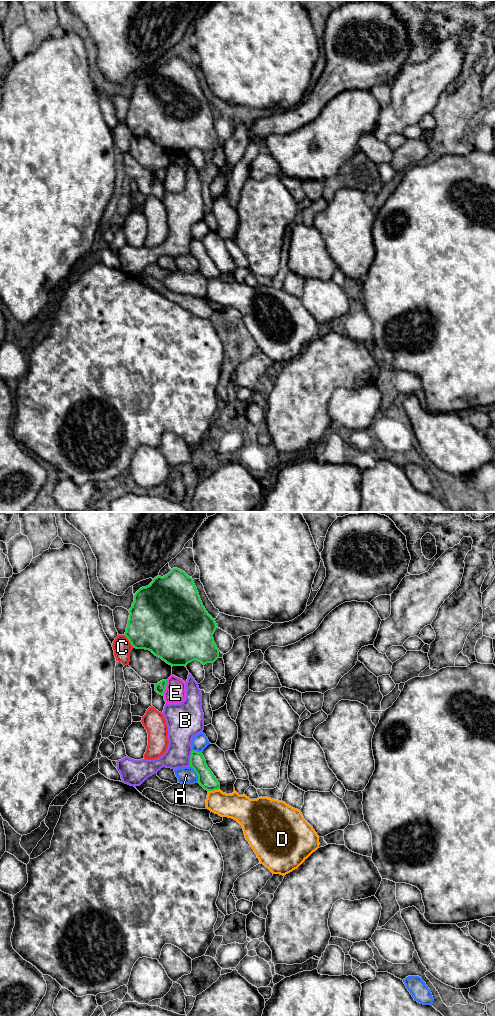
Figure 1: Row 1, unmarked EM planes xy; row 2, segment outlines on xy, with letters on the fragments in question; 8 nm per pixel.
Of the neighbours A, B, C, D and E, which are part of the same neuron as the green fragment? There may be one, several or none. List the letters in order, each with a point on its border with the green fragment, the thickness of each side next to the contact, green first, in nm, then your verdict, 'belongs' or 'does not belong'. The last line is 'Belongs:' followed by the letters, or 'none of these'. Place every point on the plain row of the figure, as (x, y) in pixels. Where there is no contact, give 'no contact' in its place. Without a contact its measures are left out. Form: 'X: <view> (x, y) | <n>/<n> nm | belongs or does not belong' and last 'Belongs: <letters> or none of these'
A: xy (196, 260) | 140/140 nm | does not belong
B: xy (190, 246) | 140/220 nm | does not belong
C: xy (129, 129) | 440/150 nm | does not belong
D: xy (213, 278) | 140/200 nm | does not belong
E: xy (165, 176) | 90/180 nm | does not belong
Belongs: none of these

